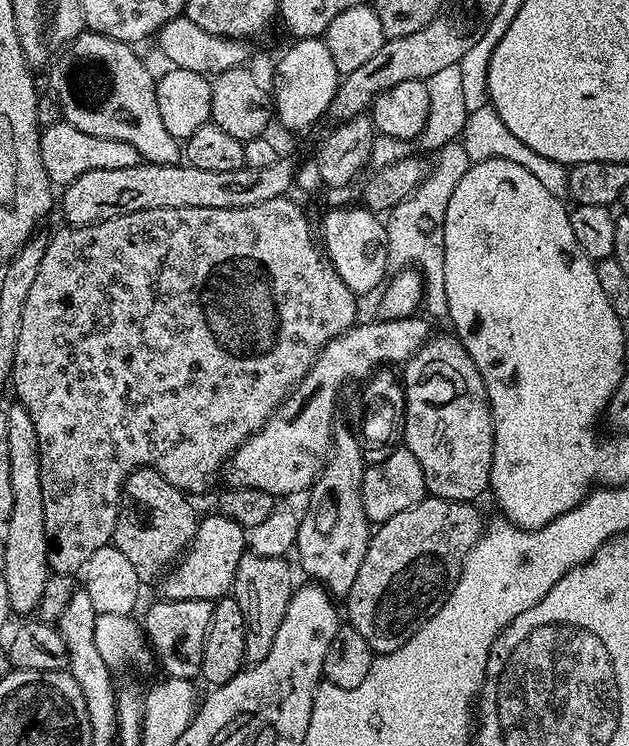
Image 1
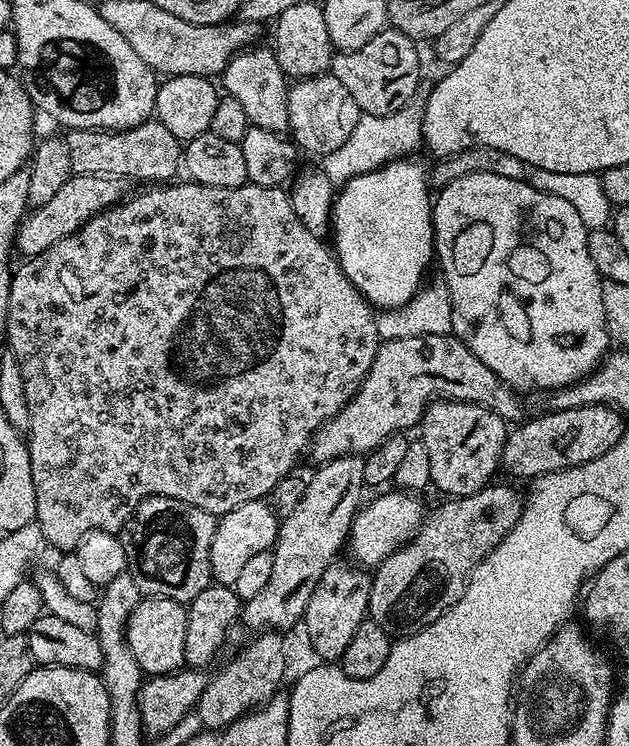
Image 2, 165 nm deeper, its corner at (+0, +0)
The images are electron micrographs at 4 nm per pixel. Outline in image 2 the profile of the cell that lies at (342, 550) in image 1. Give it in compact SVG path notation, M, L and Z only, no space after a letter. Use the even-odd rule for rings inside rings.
M333 562L328 565L328 569L318 578L318 586L314 586L314 594L310 594L310 602L304 611L302 621L303 627L308 627L308 640L312 643L312 648L317 652L319 659L324 662L338 662L350 643L350 638L354 638L354 630L368 616L368 603L370 602L370 590L372 589L372 577L363 567L351 566L347 568L344 564Z

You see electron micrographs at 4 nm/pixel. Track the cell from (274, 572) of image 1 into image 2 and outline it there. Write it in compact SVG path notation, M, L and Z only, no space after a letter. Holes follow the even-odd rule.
M264 630L253 636L256 637L216 677L213 675L202 690L194 712L205 729L219 730L230 726L235 720L241 720L247 712L260 707L281 691L280 683L284 680L284 640L280 636L283 635L276 630Z

